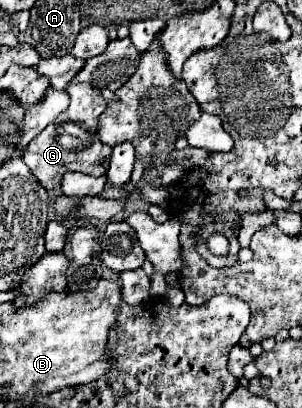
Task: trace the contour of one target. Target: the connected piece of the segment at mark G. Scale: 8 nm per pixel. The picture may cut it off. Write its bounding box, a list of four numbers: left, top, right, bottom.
[23,83,111,191]

